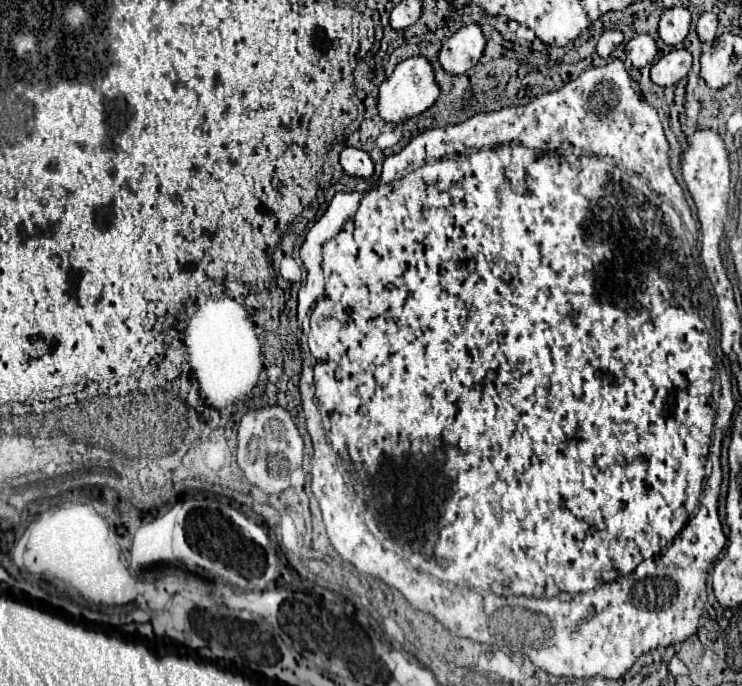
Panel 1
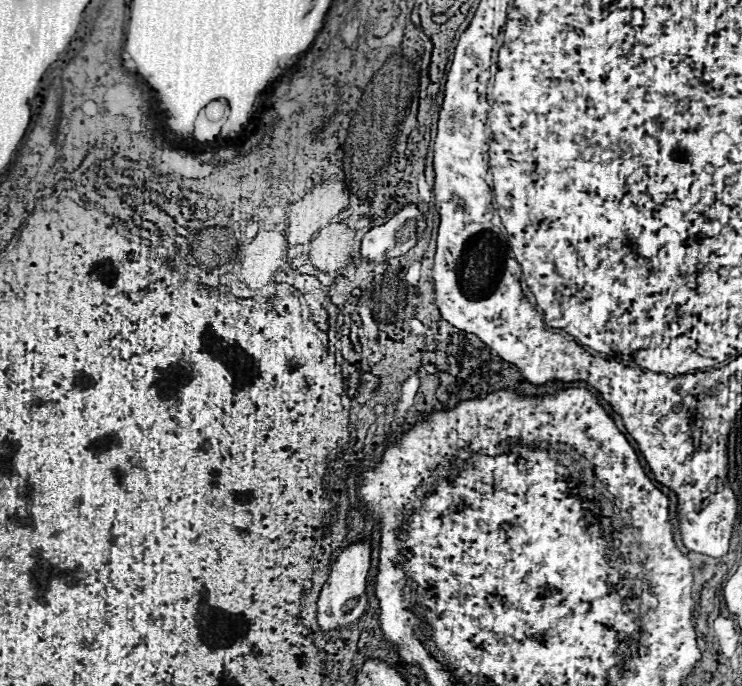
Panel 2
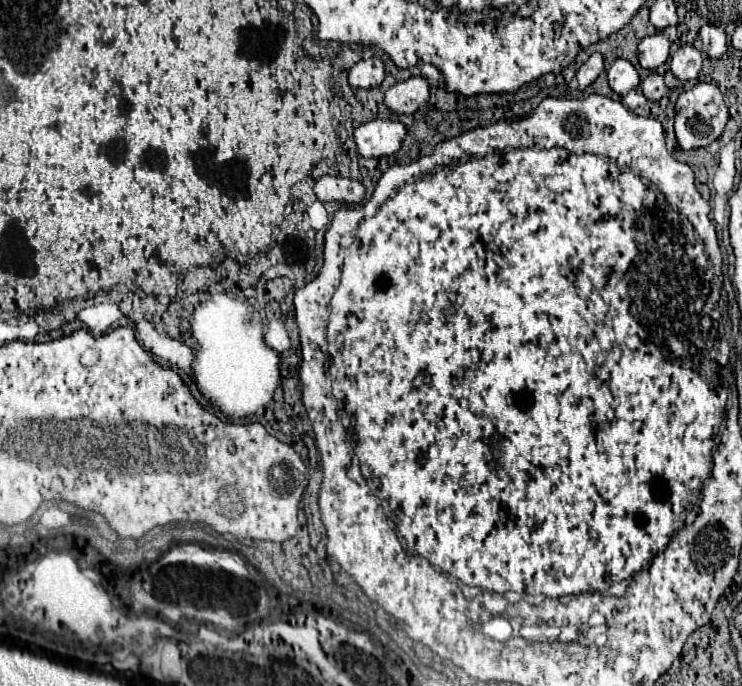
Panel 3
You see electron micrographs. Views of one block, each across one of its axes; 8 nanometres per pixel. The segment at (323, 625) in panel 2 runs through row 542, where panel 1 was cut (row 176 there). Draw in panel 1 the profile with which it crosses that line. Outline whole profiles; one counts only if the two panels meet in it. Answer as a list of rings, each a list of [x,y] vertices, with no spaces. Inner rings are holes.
[[[344,148],[340,154],[340,166],[344,174],[354,178],[370,178],[374,172],[374,162],[360,148]]]

